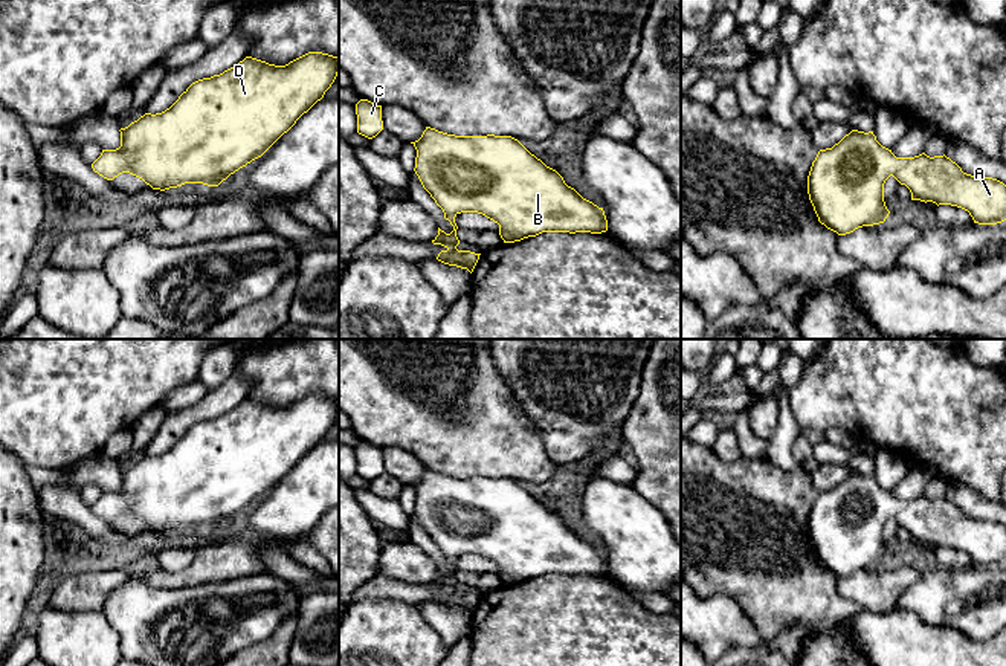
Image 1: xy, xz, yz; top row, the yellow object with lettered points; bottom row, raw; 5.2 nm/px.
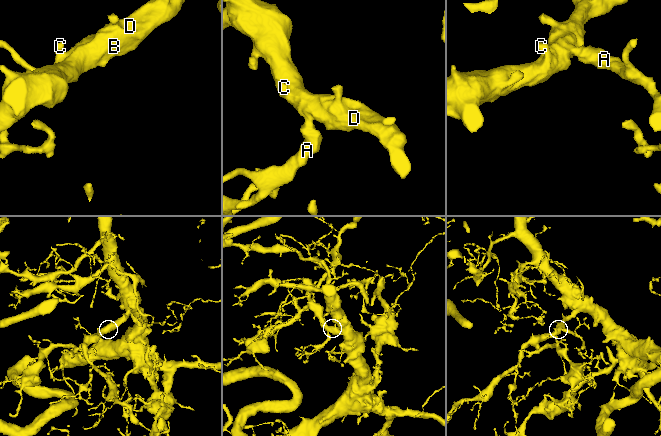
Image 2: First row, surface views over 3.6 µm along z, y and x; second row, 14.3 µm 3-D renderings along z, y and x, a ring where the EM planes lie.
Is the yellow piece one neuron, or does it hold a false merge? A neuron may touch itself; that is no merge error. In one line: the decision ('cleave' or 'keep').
keep

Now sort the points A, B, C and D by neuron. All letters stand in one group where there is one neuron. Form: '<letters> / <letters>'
A B C D

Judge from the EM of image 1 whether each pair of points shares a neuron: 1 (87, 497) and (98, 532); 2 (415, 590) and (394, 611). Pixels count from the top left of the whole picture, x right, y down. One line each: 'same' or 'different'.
1: different
2: different

